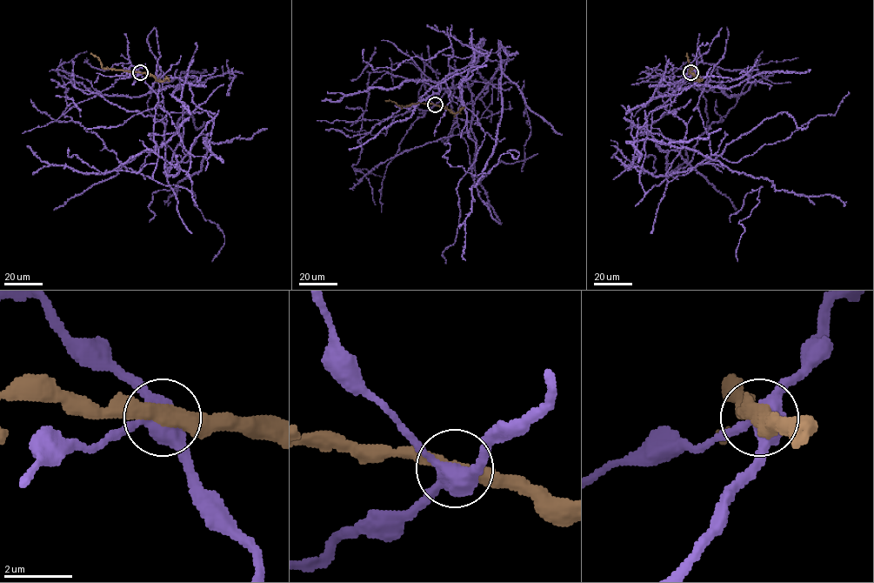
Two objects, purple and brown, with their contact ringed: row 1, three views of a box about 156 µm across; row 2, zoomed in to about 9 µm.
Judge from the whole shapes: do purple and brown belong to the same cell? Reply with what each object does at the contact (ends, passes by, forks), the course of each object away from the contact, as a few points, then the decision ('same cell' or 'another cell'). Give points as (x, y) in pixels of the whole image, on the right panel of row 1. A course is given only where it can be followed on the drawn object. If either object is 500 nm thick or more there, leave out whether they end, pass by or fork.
purple forks; brown passes by; course purple (690, 72), (633, 158), (647, 131), (689, 164), (752, 68), (763, 77), (651, 99), (669, 59); course brown (690, 72), (690, 70), (692, 69), (687, 53); same cell

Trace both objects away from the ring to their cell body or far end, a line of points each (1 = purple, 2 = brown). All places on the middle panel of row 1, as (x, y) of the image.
1: (435, 104), (450, 65), (492, 83), (505, 48), (376, 123), (352, 166), (465, 132), (467, 72), (489, 83)
2: (435, 104), (398, 105), (390, 100), (385, 101)

